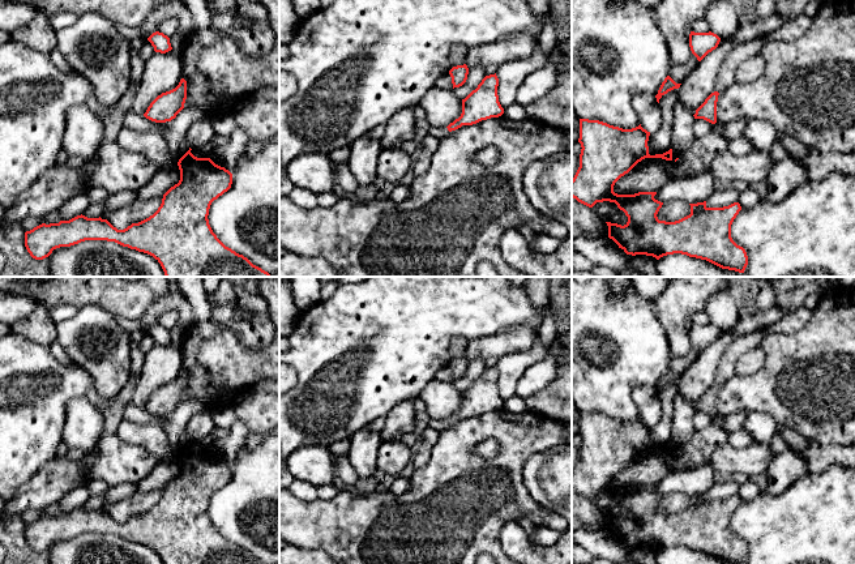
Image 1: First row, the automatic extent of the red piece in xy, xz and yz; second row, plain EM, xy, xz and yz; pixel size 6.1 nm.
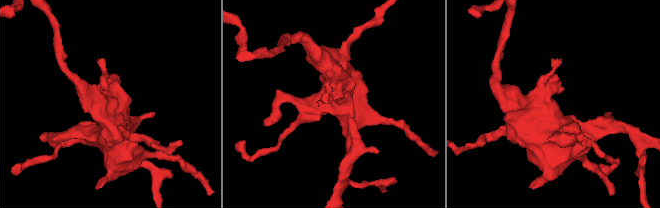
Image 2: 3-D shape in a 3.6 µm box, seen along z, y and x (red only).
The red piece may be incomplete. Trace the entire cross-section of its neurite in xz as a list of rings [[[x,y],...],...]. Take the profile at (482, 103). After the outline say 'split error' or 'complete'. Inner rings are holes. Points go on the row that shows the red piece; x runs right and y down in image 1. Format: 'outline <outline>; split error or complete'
outline [[[495,74],[486,76],[475,90],[462,99],[462,114],[448,127],[431,127],[431,136],[441,140],[449,132],[462,125],[473,125],[482,120],[499,118],[504,114],[504,108],[497,95],[499,78]]]; split error

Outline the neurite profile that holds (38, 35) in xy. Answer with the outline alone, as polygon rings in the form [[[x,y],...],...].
[[[37,13],[29,24],[12,31],[10,38],[46,55],[57,46],[56,31],[50,26],[48,16],[44,13]]]

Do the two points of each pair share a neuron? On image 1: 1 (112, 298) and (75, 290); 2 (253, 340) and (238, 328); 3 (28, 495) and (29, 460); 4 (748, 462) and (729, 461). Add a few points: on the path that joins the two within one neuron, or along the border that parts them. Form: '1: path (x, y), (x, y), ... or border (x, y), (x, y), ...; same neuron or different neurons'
1: path (103, 290), (84, 290); same neuron
2: path (249, 336), (242, 329); same neuron
3: border (51, 460), (28, 479), (13, 496); different neurons
4: path (743, 461), (734, 461); same neuron

